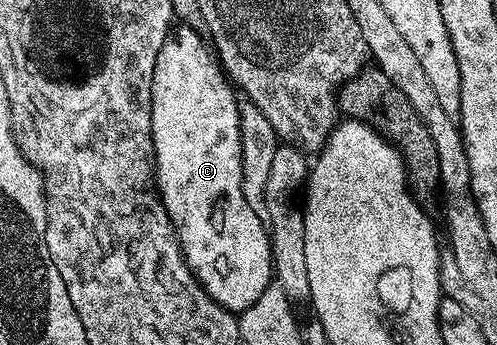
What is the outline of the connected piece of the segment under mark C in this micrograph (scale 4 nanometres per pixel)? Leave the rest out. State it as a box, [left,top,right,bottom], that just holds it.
[151,24,273,312]

